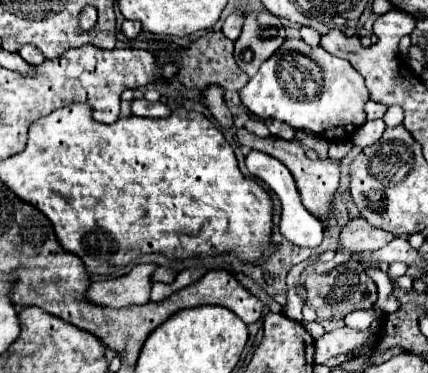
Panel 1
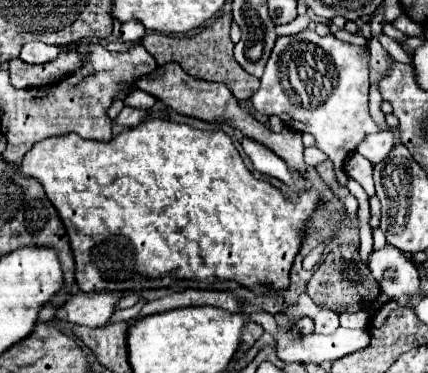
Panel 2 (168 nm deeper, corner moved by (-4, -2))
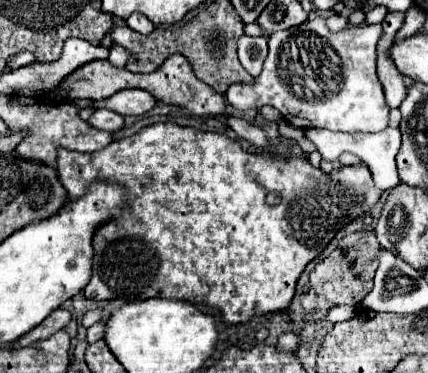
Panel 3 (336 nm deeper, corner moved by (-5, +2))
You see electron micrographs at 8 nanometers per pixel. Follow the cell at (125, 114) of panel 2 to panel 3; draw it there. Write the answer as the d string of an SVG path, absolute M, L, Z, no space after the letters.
M97 110L89 122L95 126L95 128L101 128L101 130L109 130L109 132L119 132L123 128L123 116L117 114L117 112L111 112L111 110Z

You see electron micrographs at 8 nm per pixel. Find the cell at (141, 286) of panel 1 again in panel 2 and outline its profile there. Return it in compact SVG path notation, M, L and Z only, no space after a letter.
M112 294L72 296L56 310L54 318L70 322L70 324L88 326L88 328L100 328L114 314L116 302L118 302L118 298Z

